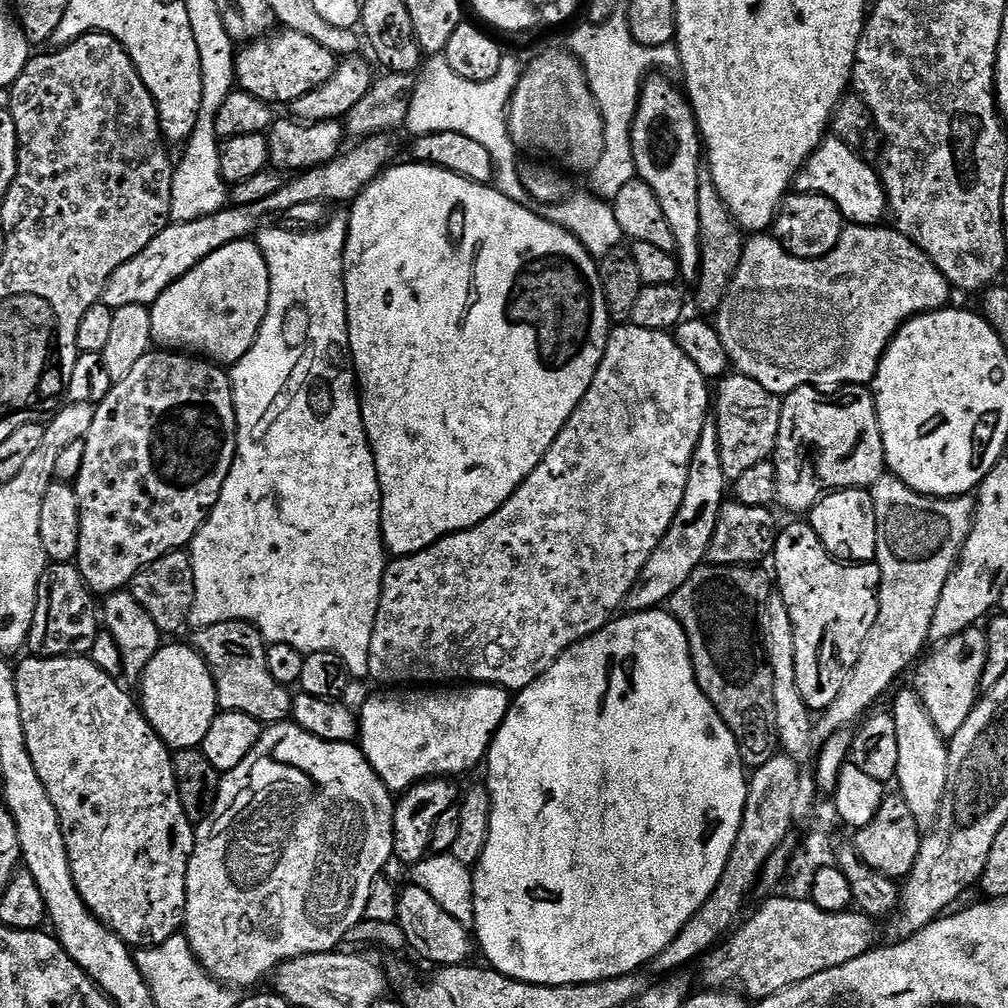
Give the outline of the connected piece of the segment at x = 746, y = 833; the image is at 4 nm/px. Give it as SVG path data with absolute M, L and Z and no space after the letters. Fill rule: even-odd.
M778 754L773 760L766 762L766 766L751 773L742 826L738 830L734 850L730 850L730 862L726 862L726 870L722 870L722 878L718 878L718 886L714 886L714 894L710 894L698 914L694 914L694 918L690 918L690 922L682 926L678 938L674 938L674 942L670 942L670 946L666 946L662 954L652 959L651 971L672 974L675 973L672 971L678 968L686 967L691 960L699 961L737 927L741 919L740 911L743 910L752 887L757 887L760 872L766 866L770 854L774 854L774 850L778 850L778 846L789 839L788 831L794 828L794 798L798 794L798 778L801 771L801 765L797 761ZM720 939L722 940L719 942Z

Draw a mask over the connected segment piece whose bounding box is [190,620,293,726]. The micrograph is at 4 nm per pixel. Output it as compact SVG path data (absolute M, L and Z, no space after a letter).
M227 620L226 622L218 622L214 626L201 628L195 635L196 637L191 637L190 643L208 663L216 687L216 703L223 711L246 714L262 726L283 724L291 717L293 693L288 686L276 682L273 675L270 674L267 665L269 645L255 626L247 624L244 620Z

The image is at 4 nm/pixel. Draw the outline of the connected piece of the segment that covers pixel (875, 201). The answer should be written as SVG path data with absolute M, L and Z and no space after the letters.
M825 138L814 150L814 154L804 163L796 175L796 192L815 192L818 196L830 198L844 215L845 221L853 225L876 226L889 211L888 196L884 192L884 181L879 171L867 164L869 162L859 152L855 152L845 142L835 138Z

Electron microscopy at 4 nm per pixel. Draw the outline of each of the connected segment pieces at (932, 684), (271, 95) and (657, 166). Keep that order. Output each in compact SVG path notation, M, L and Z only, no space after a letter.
M979 627L968 628L931 650L933 652L929 651L915 669L914 690L922 698L922 706L926 714L930 714L930 722L934 722L938 734L950 738L962 730L966 718L970 718L981 699L980 679L982 670L986 670L986 631Z
M276 30L236 53L236 83L239 91L248 92L254 98L273 106L284 104L290 106L302 94L310 94L310 90L318 90L324 82L336 73L338 57L326 46L318 46L314 38L306 38L306 34Z
M649 75L640 88L640 101L632 123L632 149L637 177L654 190L654 198L662 205L662 214L666 214L666 222L670 222L681 277L694 282L700 276L698 186L702 171L702 141L687 95L664 76L667 75Z

